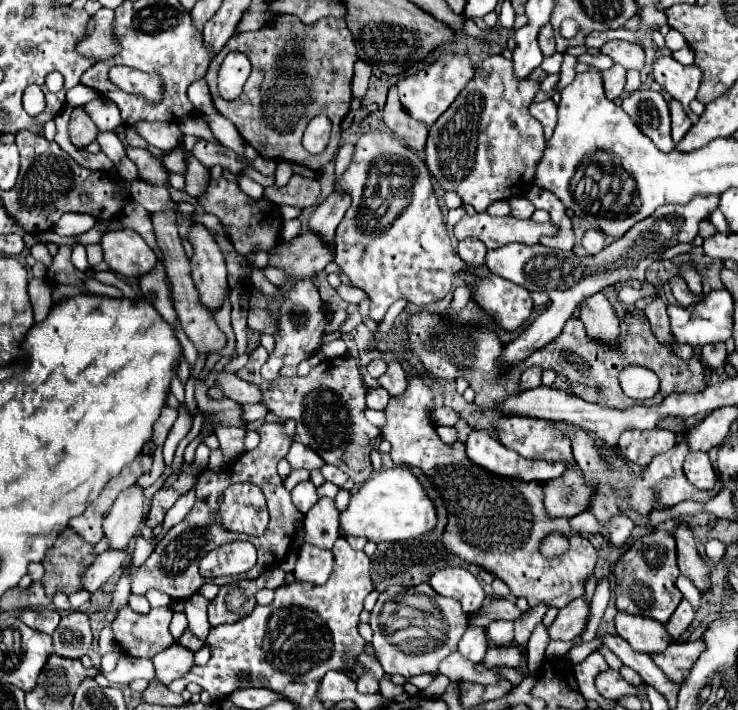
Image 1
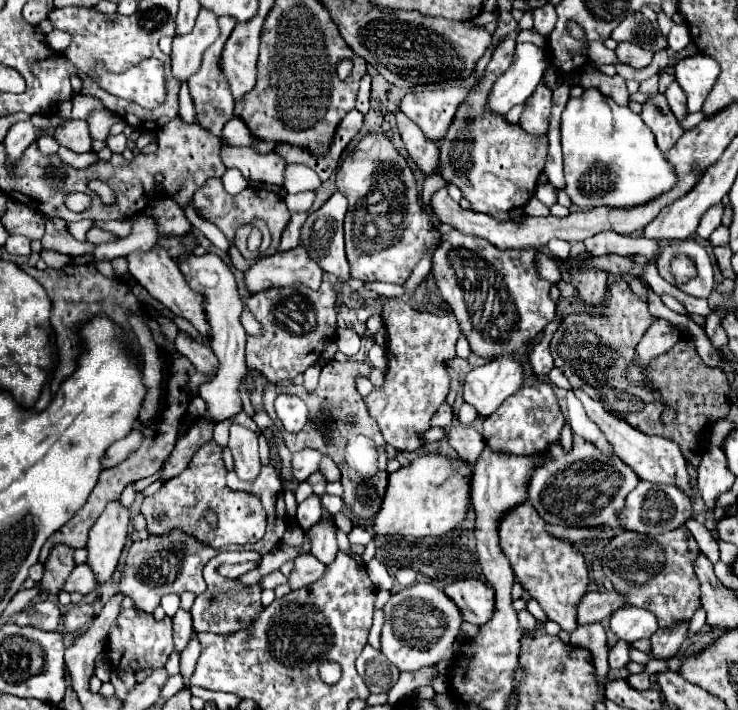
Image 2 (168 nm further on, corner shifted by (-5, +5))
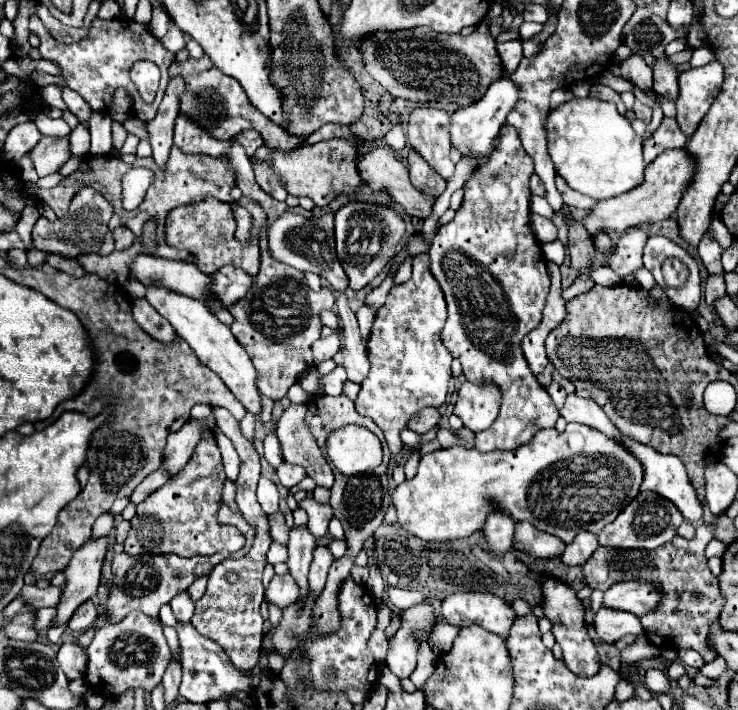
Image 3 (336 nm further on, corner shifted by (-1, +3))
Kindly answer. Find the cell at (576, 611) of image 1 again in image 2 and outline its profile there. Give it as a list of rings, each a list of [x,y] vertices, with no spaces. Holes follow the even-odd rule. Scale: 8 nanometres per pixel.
[[[616,590],[610,592],[590,592],[582,598],[578,606],[578,624],[592,624],[608,618],[612,612],[626,604],[624,596]]]

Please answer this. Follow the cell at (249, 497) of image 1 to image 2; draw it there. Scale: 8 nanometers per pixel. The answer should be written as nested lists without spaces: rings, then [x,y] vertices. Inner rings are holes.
[[[214,440],[206,442],[192,456],[192,462],[180,476],[164,482],[156,494],[144,498],[140,512],[146,518],[146,530],[150,536],[164,536],[172,530],[182,530],[212,548],[228,544],[254,544],[264,536],[266,512],[262,510],[262,502],[256,496],[228,490],[222,450],[224,448]],[[206,510],[214,510],[218,514],[218,528],[212,528],[204,520]]]

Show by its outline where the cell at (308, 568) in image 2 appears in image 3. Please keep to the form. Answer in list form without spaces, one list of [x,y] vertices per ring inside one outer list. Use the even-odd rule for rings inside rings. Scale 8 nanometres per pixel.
[[[290,572],[284,574],[284,576],[274,576],[270,586],[266,588],[266,600],[274,602],[278,608],[286,608],[288,604],[296,602],[296,598],[300,594],[298,590],[300,590],[300,586],[290,576]]]

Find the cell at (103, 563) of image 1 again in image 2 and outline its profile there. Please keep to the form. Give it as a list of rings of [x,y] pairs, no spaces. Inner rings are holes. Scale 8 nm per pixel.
[[[80,564],[80,566],[76,566],[76,568],[72,570],[72,574],[68,576],[68,580],[66,580],[66,584],[62,586],[62,590],[68,592],[68,594],[72,594],[72,592],[88,594],[88,592],[92,592],[96,586],[98,586],[98,584],[96,584],[94,572],[92,572],[86,564]]]

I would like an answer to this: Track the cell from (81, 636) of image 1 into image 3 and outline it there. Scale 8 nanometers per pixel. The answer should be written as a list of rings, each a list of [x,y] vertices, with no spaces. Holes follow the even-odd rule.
[[[86,600],[82,606],[76,608],[76,612],[72,614],[72,618],[68,620],[68,628],[70,628],[70,630],[76,630],[76,632],[88,630],[88,628],[94,624],[96,616],[98,616],[96,606],[92,604],[92,600]]]

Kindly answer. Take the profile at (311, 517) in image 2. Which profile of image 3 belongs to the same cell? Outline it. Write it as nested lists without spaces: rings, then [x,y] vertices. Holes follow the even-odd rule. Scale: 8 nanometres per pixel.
[[[296,526],[290,530],[290,542],[288,542],[288,568],[294,580],[298,580],[300,586],[300,598],[308,590],[308,566],[312,562],[312,550],[316,548],[316,538],[310,536],[308,526]]]

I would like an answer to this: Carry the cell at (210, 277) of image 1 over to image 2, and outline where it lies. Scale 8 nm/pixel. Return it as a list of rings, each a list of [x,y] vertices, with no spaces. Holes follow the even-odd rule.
[[[188,254],[184,264],[178,264],[182,270],[188,286],[204,296],[204,308],[206,316],[210,322],[210,332],[212,332],[212,352],[218,358],[218,372],[216,376],[200,386],[200,396],[208,404],[204,418],[210,420],[212,424],[218,424],[222,420],[228,420],[244,410],[242,398],[240,398],[240,384],[246,376],[246,362],[244,362],[244,344],[246,344],[246,332],[240,324],[240,312],[242,312],[242,300],[238,296],[238,286],[234,280],[232,270],[216,256],[216,254],[206,254],[206,256],[194,256]]]

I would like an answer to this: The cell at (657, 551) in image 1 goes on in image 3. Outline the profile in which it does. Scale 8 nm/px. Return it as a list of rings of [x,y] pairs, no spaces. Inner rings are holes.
[[[700,524],[696,528],[696,538],[686,540],[674,536],[672,542],[658,546],[656,550],[630,550],[630,556],[624,556],[624,550],[600,546],[592,558],[584,564],[584,578],[590,588],[608,590],[616,580],[648,580],[658,588],[660,604],[656,610],[644,614],[642,626],[646,636],[658,648],[694,648],[708,662],[714,658],[706,648],[708,626],[722,610],[722,594],[718,590],[718,578],[710,572],[708,560],[704,556],[706,544],[714,538],[716,524]]]

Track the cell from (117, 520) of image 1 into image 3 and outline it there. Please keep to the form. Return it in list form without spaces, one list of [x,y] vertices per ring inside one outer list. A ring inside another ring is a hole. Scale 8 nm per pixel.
[[[100,536],[90,538],[82,548],[78,548],[78,552],[74,552],[66,568],[66,592],[62,594],[62,604],[58,604],[58,616],[54,624],[68,622],[74,610],[98,592],[100,572],[108,546],[110,538]]]

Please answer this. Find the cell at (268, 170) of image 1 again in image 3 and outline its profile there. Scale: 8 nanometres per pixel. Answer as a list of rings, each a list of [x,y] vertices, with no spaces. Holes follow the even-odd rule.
[[[332,138],[312,146],[294,148],[294,150],[274,150],[268,146],[260,146],[252,156],[252,162],[266,164],[284,184],[288,194],[292,196],[308,196],[316,206],[328,206],[336,194],[356,190],[360,178],[356,170],[358,146],[352,140]]]

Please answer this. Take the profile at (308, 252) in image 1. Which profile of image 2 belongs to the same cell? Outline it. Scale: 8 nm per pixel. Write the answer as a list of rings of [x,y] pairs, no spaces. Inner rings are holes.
[[[298,246],[290,252],[278,252],[274,256],[260,258],[244,272],[244,286],[250,294],[298,282],[310,286],[312,290],[318,290],[322,274],[322,268],[306,254],[302,246]]]

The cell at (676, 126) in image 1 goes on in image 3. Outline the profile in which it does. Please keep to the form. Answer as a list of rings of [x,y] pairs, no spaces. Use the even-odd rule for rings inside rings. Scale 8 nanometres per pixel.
[[[666,56],[656,58],[654,64],[654,90],[664,96],[666,100],[678,100],[678,72],[676,66],[666,62]]]

